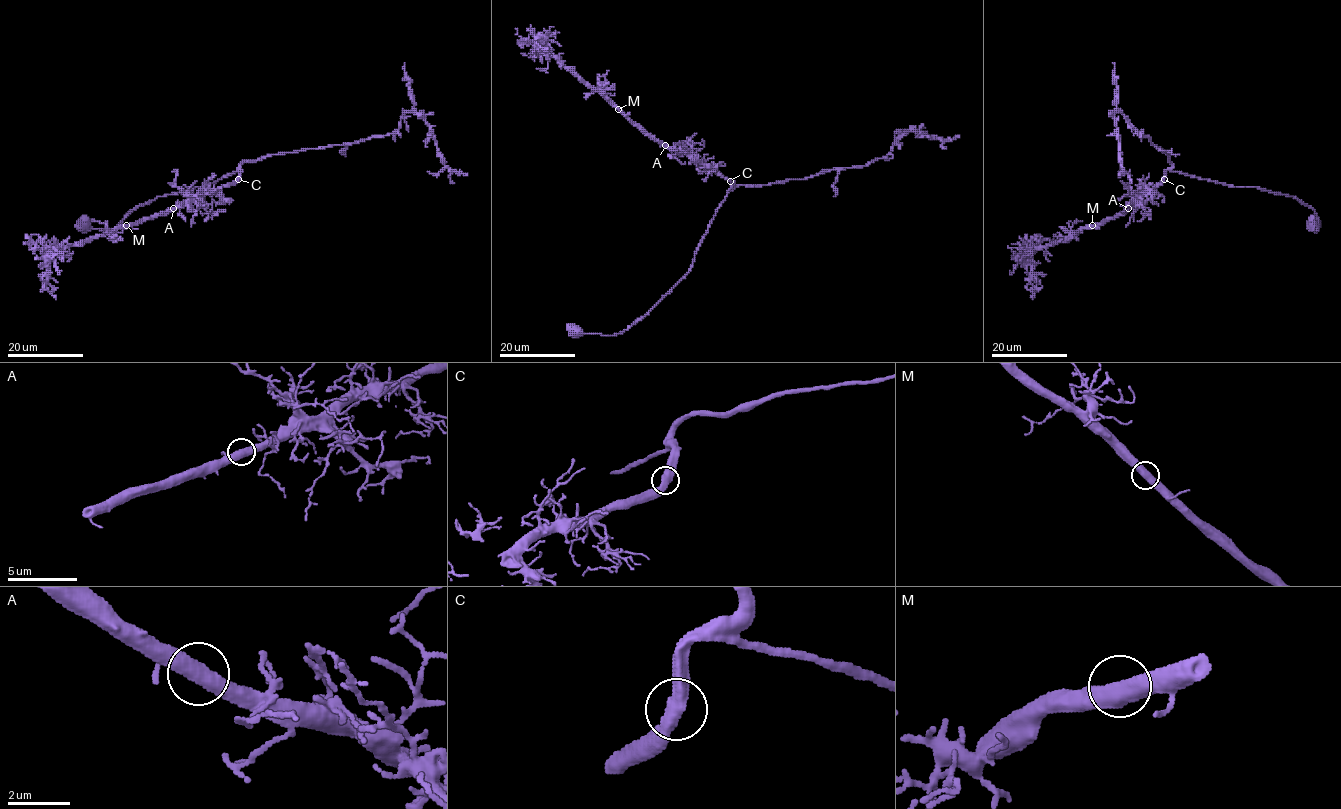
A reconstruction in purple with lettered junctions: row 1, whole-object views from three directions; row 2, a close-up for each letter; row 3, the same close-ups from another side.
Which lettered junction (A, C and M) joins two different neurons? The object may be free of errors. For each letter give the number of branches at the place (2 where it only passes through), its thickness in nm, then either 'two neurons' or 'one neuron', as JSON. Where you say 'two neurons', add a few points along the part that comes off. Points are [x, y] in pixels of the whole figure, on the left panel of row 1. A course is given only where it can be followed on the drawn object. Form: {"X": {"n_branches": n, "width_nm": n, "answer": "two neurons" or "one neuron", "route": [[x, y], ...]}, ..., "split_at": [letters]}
{"A": {"n_branches": 2, "width_nm": 500, "answer": "one neuron"}, "C": {"n_branches": 2, "width_nm": 500, "answer": "one neuron"}, "M": {"n_branches": 2, "width_nm": 500, "answer": "one neuron"}, "split_at": []}

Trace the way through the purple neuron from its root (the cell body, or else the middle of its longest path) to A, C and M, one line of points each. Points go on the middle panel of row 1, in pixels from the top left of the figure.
A: (573, 330), (585, 334), (622, 333), (641, 320), (690, 268), (696, 249), (731, 182), (684, 153), (665, 145)
C: (573, 330), (574, 333), (617, 335), (641, 320), (690, 268), (696, 249), (731, 185), (730, 181)
M: (573, 330), (617, 335), (641, 320), (688, 271), (731, 185), (727, 179), (684, 153), (649, 138), (618, 109)

